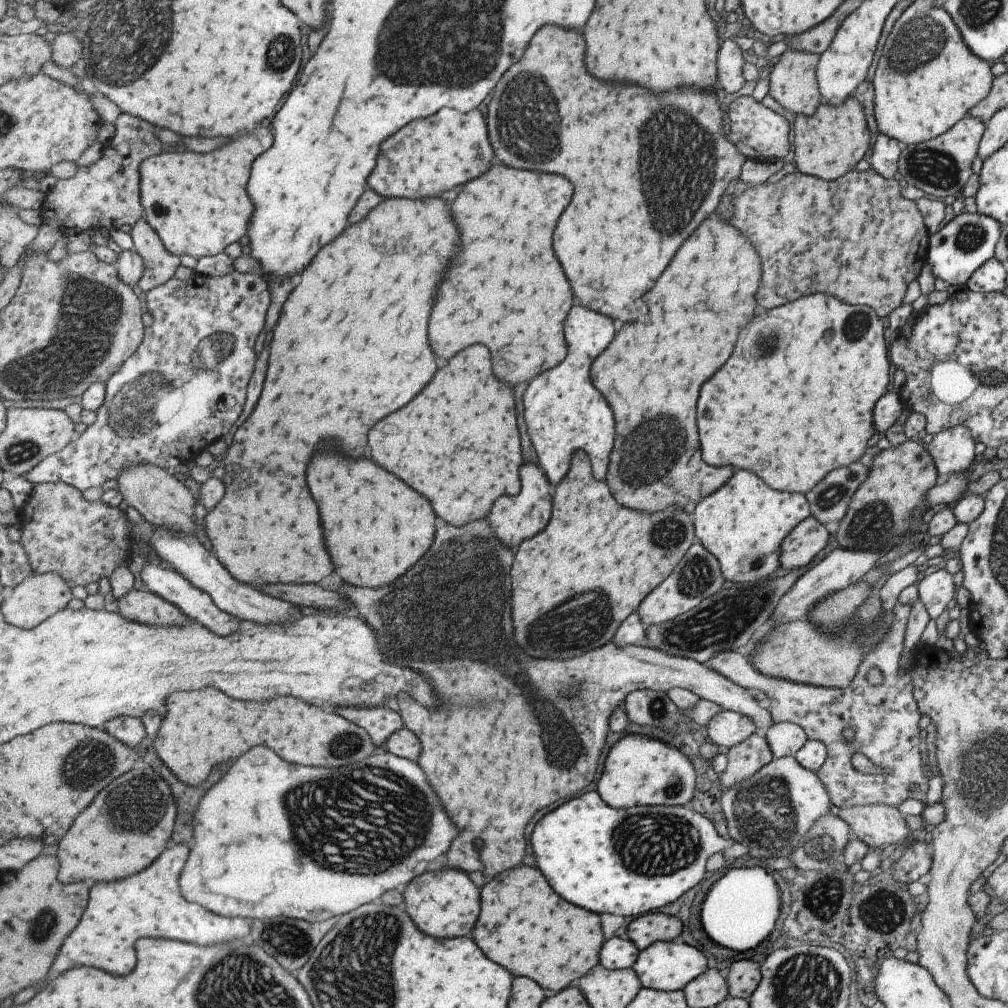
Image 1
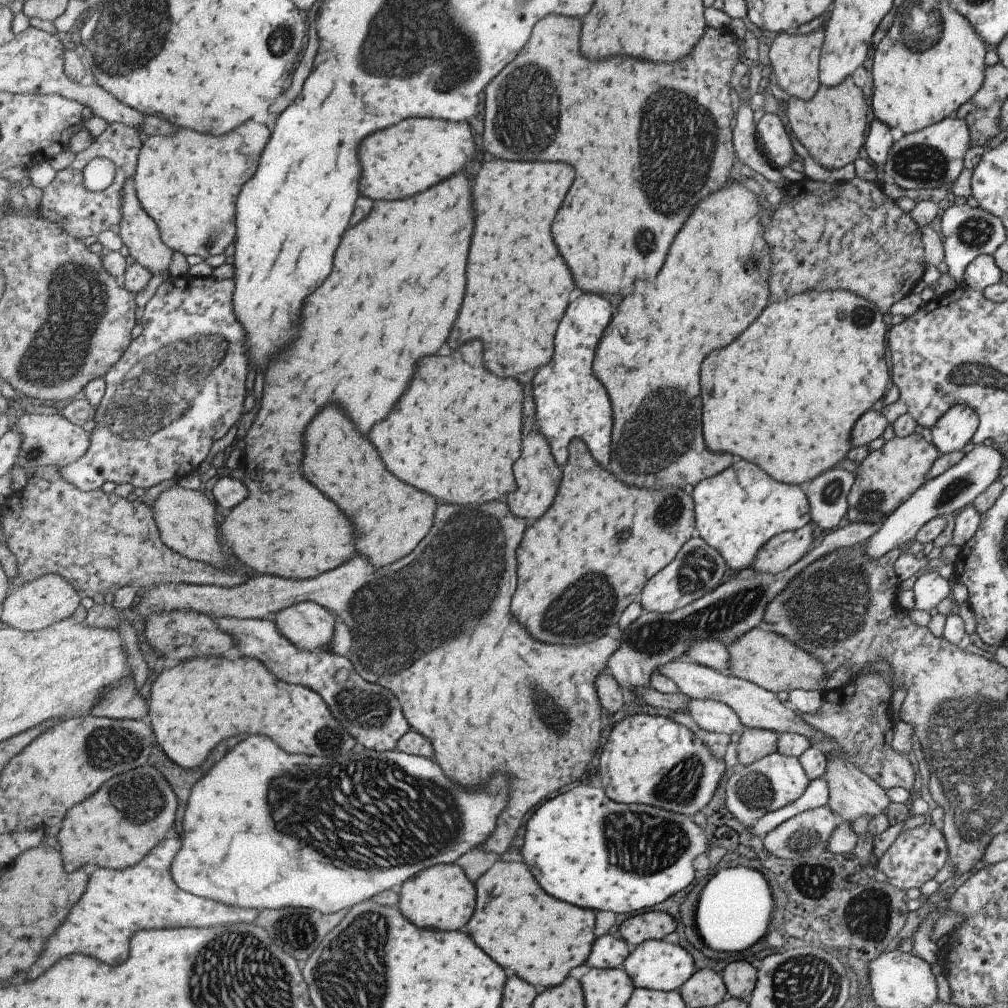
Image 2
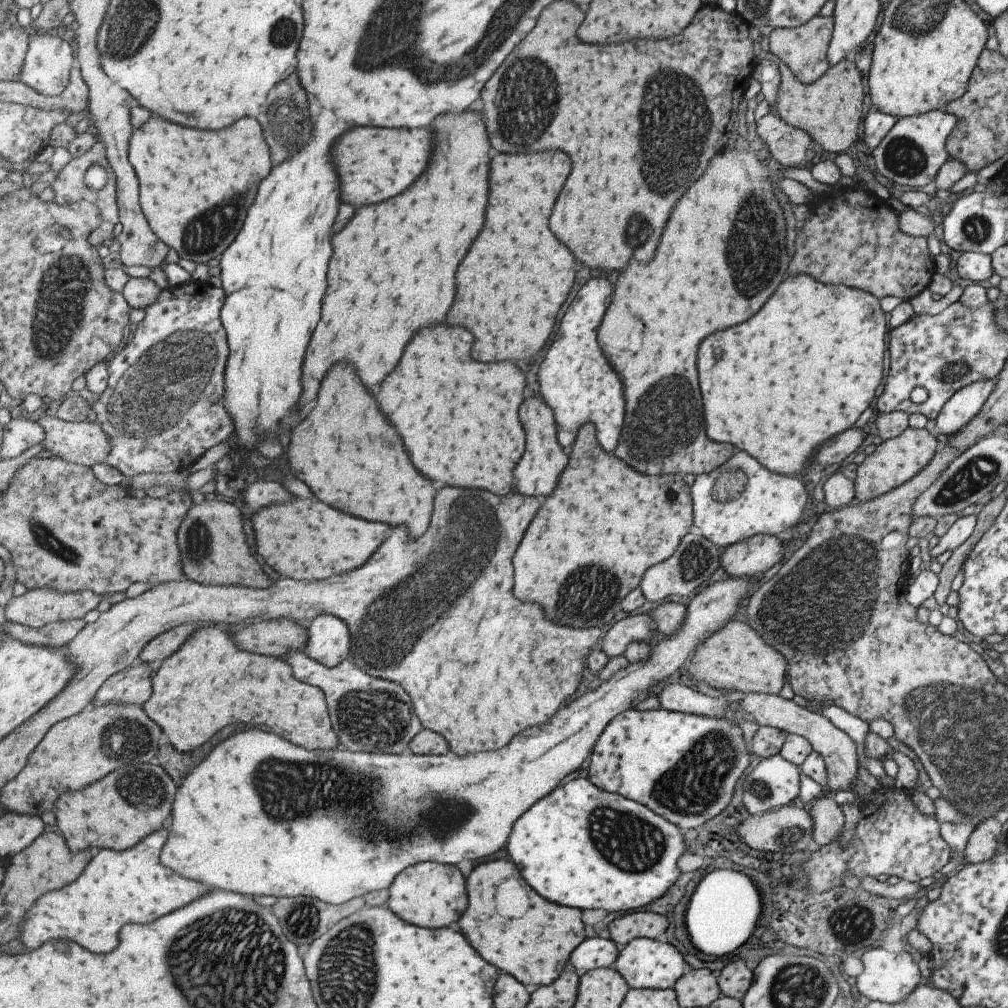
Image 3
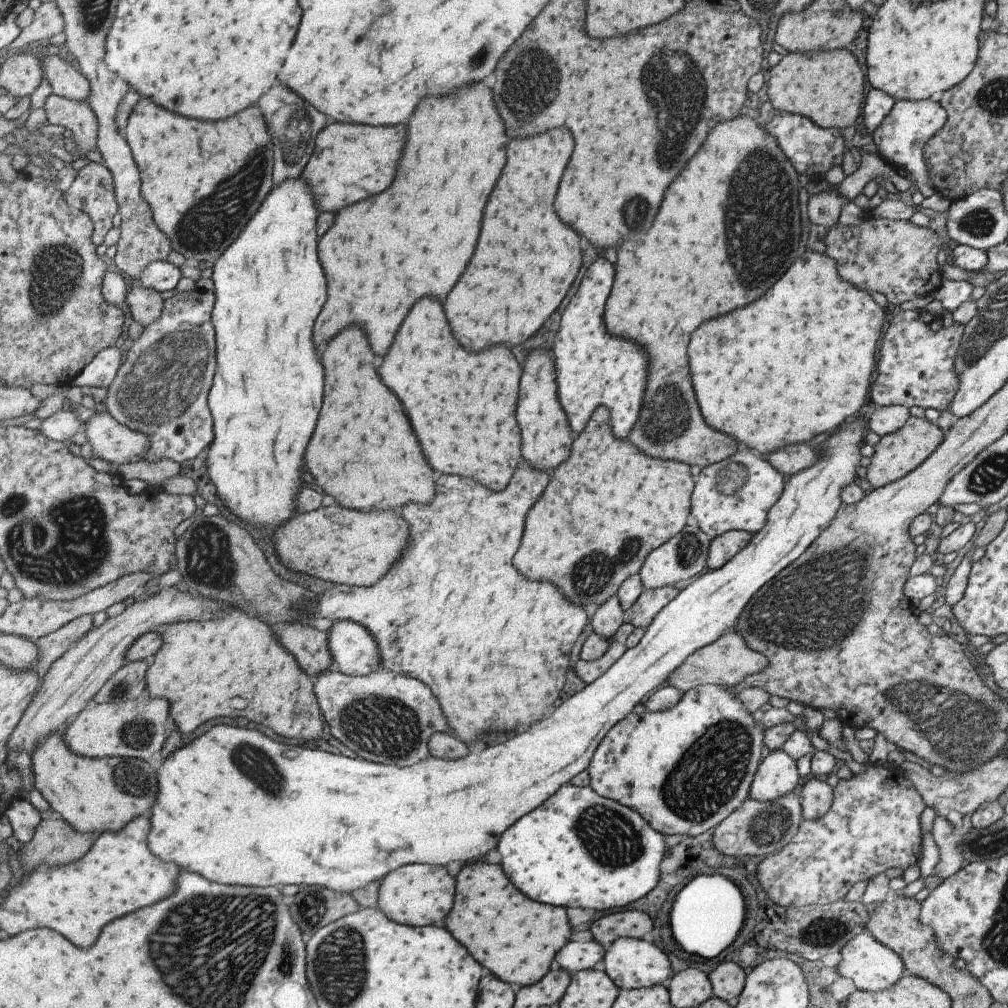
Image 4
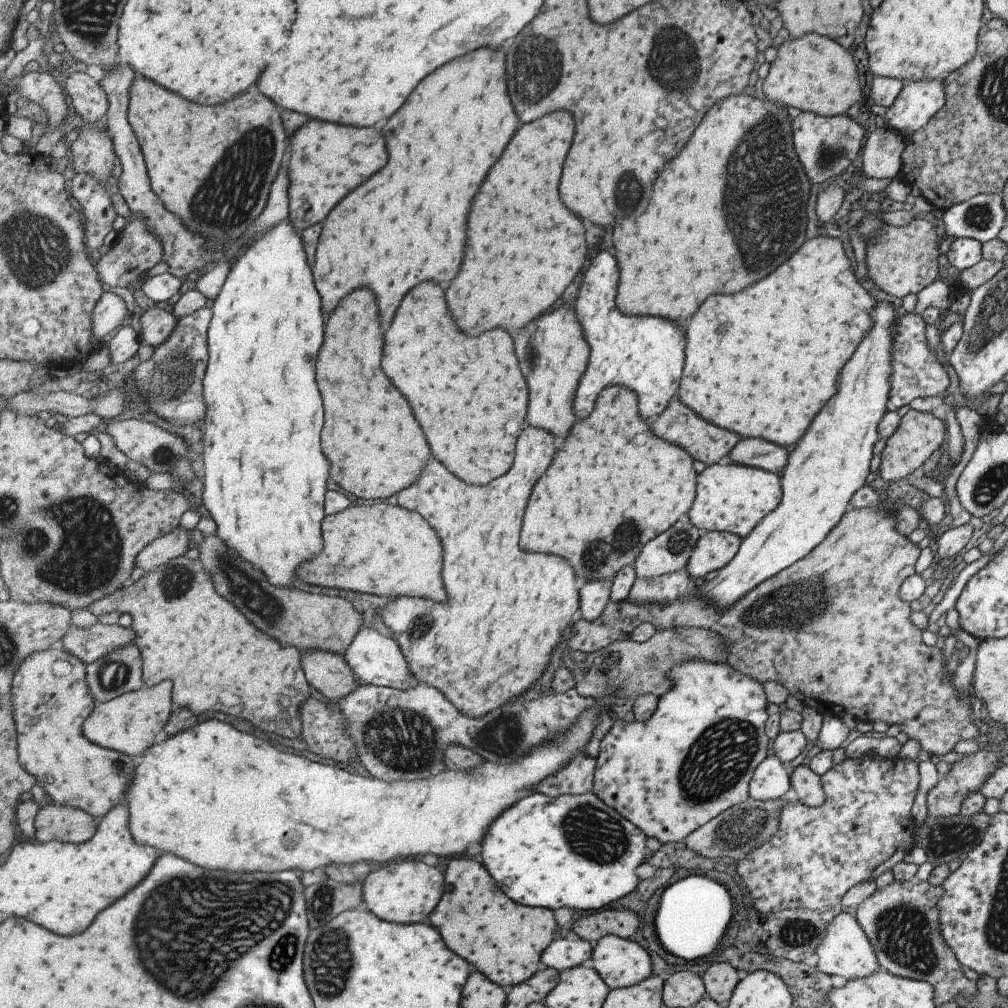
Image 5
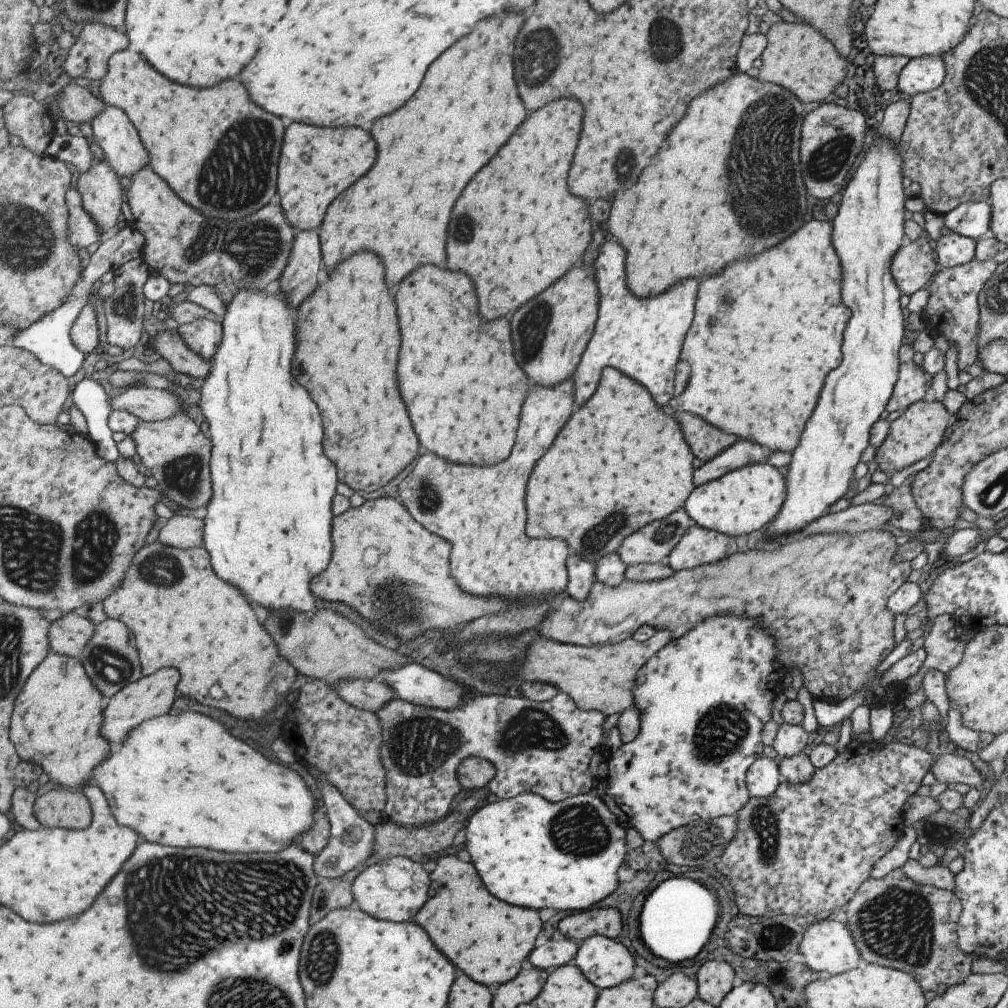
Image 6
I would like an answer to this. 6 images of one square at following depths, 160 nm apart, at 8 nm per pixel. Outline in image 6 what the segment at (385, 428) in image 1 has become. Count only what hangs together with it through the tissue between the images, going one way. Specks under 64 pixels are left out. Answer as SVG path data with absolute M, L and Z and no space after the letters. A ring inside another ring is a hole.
M433 264L419 266L415 274L401 282L397 306L401 306L403 334L401 390L405 390L405 402L409 402L409 414L413 414L421 444L443 458L465 464L497 464L509 458L517 438L521 404L529 390L529 378L515 360L509 320L481 320L471 276Z

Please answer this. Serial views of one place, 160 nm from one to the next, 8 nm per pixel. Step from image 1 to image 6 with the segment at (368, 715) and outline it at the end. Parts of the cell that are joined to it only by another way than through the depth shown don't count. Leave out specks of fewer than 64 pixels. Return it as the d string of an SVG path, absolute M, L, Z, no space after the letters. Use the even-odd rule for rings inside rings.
M557 693L555 698L548 701L534 701L523 696L503 696L503 695L487 695L466 700L466 703L455 710L443 710L433 707L424 707L408 703L399 697L395 698L387 707L379 711L378 718L382 720L384 726L384 742L382 743L382 760L385 768L388 770L388 801L386 802L386 809L383 811L383 818L385 820L391 819L399 825L408 827L423 827L437 825L443 821L451 811L451 804L455 802L455 798L459 798L466 791L463 789L461 781L457 778L457 772L461 764L469 757L481 757L482 759L489 759L495 766L496 775L490 782L490 790L501 799L512 799L523 793L537 793L545 797L551 802L565 800L569 797L580 795L581 793L587 794L589 791L594 790L596 786L596 778L591 776L589 764L595 756L595 752L602 750L603 734L605 734L605 722L607 722L607 715L600 710L582 711L576 705L576 702L567 693Z

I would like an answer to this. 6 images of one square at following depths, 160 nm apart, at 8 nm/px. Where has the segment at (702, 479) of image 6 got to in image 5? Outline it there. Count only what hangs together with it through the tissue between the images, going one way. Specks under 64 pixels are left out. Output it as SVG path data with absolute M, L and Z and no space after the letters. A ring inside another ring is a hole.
M745 438L733 445L727 454L726 461L766 470L780 476L787 462L787 452L761 438Z

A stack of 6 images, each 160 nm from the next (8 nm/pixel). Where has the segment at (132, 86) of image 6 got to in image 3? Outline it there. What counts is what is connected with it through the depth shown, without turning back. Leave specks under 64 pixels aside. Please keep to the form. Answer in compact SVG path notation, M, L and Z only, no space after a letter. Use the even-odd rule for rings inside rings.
M151 116L138 129L134 129L133 136L130 140L129 158L135 167L137 176L140 180L140 203L145 216L150 222L151 228L155 234L164 240L170 248L174 249L180 258L192 260L196 264L203 264L219 258L237 238L237 234L241 232L247 212L253 206L257 194L259 194L259 184L271 174L273 164L271 164L271 152L269 152L268 142L263 138L263 126L259 124L257 118L243 118L241 122L235 122L235 126L229 126L225 130L197 130L197 128L187 128L187 126L179 126L175 122L169 122L161 116Z

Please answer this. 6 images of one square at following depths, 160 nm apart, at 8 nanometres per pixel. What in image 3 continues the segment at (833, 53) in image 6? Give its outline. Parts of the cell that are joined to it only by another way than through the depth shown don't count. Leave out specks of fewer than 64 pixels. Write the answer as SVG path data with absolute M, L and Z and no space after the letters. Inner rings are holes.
M847 58L830 66L813 82L802 83L785 63L777 62L780 81L775 94L773 109L787 124L801 129L817 143L821 150L843 152L857 138L862 122L863 86L855 63Z

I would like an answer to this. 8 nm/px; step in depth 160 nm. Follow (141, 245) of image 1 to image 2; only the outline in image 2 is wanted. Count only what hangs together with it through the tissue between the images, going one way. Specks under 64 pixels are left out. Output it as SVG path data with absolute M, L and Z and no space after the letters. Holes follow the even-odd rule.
M134 178L127 180L127 184L123 186L123 194L125 196L123 196L123 222L120 224L121 239L129 250L130 255L142 266L145 266L153 276L153 280L149 282L149 286L143 292L139 292L137 296L137 304L145 308L150 298L159 290L159 286L172 278L169 273L169 266L171 266L174 251L165 245L165 242L161 239L159 226L157 226L153 218L143 208L138 198Z

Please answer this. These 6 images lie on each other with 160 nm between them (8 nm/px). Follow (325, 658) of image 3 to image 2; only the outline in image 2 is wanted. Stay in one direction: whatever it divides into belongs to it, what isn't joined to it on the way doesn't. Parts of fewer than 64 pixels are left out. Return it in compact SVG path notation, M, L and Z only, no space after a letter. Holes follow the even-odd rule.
M301 602L274 615L279 631L301 650L327 648L335 638L336 615L315 602Z

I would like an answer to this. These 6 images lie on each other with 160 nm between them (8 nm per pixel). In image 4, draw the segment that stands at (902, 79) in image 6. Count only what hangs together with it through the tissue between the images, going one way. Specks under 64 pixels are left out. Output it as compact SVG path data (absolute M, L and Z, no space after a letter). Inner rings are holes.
M923 99L915 102L897 100L889 114L881 120L881 124L875 128L873 133L873 144L877 148L877 154L885 164L895 166L897 170L903 170L911 180L913 187L924 197L931 196L933 182L929 178L929 166L923 158L923 148L945 124L947 116L945 110L938 104L937 99Z

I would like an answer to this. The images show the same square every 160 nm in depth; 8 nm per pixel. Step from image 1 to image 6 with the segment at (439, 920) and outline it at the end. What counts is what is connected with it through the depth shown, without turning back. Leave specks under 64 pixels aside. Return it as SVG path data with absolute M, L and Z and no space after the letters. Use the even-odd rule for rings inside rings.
M404 856L387 857L377 864L367 866L365 870L353 881L355 907L364 910L375 918L385 918L393 922L411 920L427 902L431 878L423 864L413 862Z

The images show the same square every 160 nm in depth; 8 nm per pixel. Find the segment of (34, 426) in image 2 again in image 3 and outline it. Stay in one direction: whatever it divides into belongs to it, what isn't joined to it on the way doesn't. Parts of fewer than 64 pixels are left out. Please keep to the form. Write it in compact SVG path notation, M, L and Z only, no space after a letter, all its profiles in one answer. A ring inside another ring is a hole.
M53 409L48 410L38 421L45 430L46 436L43 443L45 448L47 448L51 454L55 454L55 457L63 458L66 462L91 467L95 466L97 462L103 462L103 460L109 456L109 452L112 452L114 440L112 436L109 436L109 434L103 430L103 426L97 421L65 421L58 418L53 413Z

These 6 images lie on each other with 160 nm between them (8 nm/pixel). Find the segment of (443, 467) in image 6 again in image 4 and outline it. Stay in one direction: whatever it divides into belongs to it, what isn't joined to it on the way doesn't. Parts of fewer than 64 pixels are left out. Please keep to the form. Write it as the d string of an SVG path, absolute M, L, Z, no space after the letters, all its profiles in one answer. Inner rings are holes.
M523 464L519 466L517 474L513 476L513 482L507 486L507 490L503 492L491 492L489 488L481 486L479 482L473 482L469 478L461 478L461 476L441 476L439 478L439 484L437 484L437 498L435 502L431 504L431 512L427 512L429 520L425 518L425 526L429 526L429 530L433 528L435 524L435 514L441 512L441 520L445 522L451 522L451 528L453 530L453 524L467 524L465 528L467 530L487 530L489 532L489 554L493 554L493 548L495 548L495 560L489 558L485 560L483 556L483 562L397 562L375 586L352 586L347 584L334 583L331 588L326 589L322 593L317 594L315 598L319 602L313 602L311 598L311 608L309 610L315 610L315 618L326 618L330 621L336 620L351 620L359 622L361 626L365 626L377 640L377 646L379 646L379 652L381 652L381 662L383 662L383 669L388 671L394 671L410 678L417 678L423 680L425 684L429 684L433 690L437 690L437 698L439 704L445 702L445 714L449 714L449 722L453 722L453 730L455 734L465 740L465 742L473 742L473 740L479 740L479 734L489 730L489 728L513 728L517 724L525 724L525 726L531 726L533 722L541 720L543 714L547 712L547 716L553 711L553 702L561 695L563 686L567 684L565 678L567 678L567 672L571 668L571 650L575 648L575 642L577 638L581 636L581 632L585 630L587 622L590 622L590 616L587 616L587 610L583 606L577 606L573 604L561 590L559 586L555 586L553 582L545 580L545 582L533 582L529 580L525 574L521 574L515 564L513 564L513 558L521 546L521 538L523 538L523 530L525 530L525 516L527 512L531 510L531 506L541 498L541 494L545 492L545 488L549 486L549 480L551 480L551 472L545 472L545 470L535 470L535 466L531 464Z

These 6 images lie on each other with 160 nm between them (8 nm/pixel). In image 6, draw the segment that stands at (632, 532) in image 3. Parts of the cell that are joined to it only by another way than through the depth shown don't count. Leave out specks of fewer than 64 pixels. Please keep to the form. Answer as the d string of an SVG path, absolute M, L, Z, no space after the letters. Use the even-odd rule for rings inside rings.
M607 367L602 374L601 388L595 394L595 398L581 410L577 412L575 420L569 422L569 426L565 426L565 430L561 430L561 434L557 436L557 442L551 446L549 454L545 454L545 458L541 458L541 462L537 464L537 470L533 470L533 478L529 480L529 536L533 538L567 538L572 552L577 553L581 558L587 558L589 562L597 562L599 558L603 558L605 554L612 552L617 553L617 549L621 546L621 542L637 529L640 529L644 524L654 520L663 520L668 518L668 514L679 508L683 502L687 500L687 496L694 489L692 481L692 472L694 471L693 457L691 456L691 448L687 448L688 443L683 442L685 438L681 432L681 426L678 420L672 414L665 414L649 396L649 392L645 390L641 383L635 379L629 378L628 374L617 370L615 367ZM617 514L617 524L605 524L605 520L609 516Z

